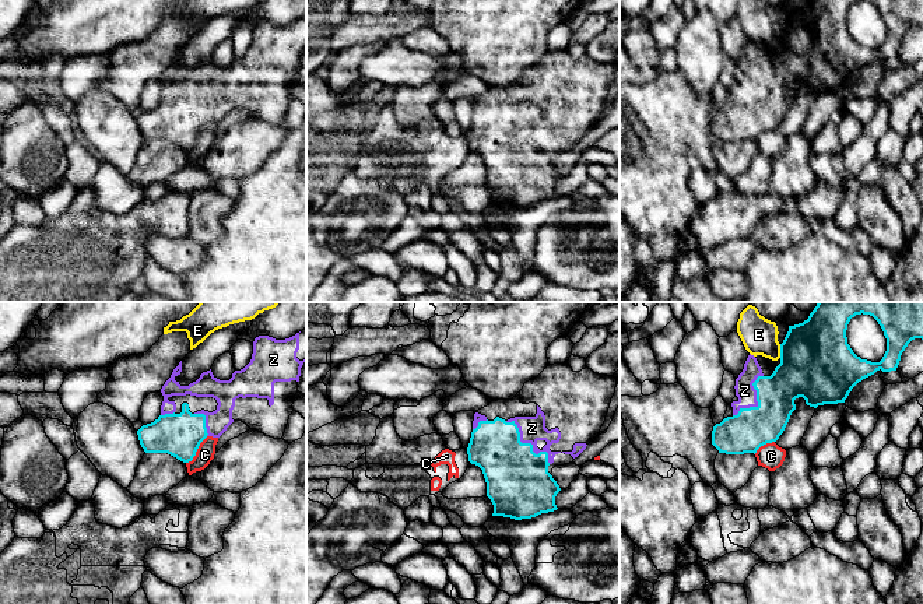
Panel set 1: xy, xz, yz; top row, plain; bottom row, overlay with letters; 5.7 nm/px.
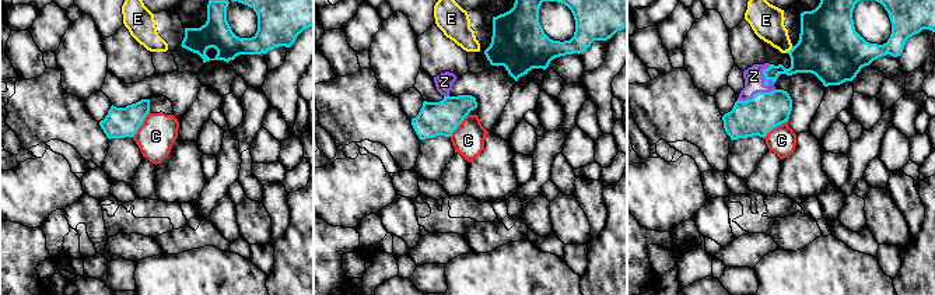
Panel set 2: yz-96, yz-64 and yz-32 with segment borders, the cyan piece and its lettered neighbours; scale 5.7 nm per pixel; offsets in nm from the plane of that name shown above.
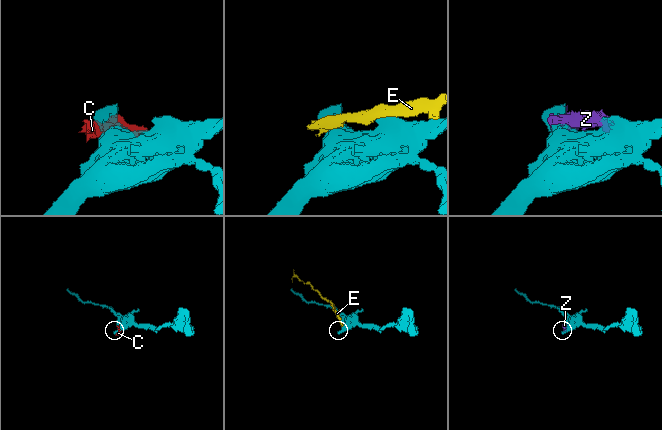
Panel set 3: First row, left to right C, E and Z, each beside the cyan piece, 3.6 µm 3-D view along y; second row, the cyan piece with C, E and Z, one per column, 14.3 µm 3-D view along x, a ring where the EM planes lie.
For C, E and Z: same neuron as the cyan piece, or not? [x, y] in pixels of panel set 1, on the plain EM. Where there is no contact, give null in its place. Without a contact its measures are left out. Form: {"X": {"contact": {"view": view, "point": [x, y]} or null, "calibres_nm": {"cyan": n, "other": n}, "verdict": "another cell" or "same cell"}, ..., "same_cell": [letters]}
{"C": {"contact": {"view": "xy", "point": [196, 137]}, "calibres_nm": {"cyan": 260, "other": 100}, "verdict": "another cell"}, "E": {"contact": {"view": "yz", "point": [781, 38]}, "calibres_nm": {"cyan": 420, "other": 200}, "verdict": "another cell"}, "Z": {"contact": {"view": "xz", "point": [527, 130]}, "calibres_nm": {"cyan": 380, "other": 140}, "verdict": "same cell"}, "same_cell": ["Z"]}

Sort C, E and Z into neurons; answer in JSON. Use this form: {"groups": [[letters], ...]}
{"groups": [["C", "E"], ["Z"]]}

